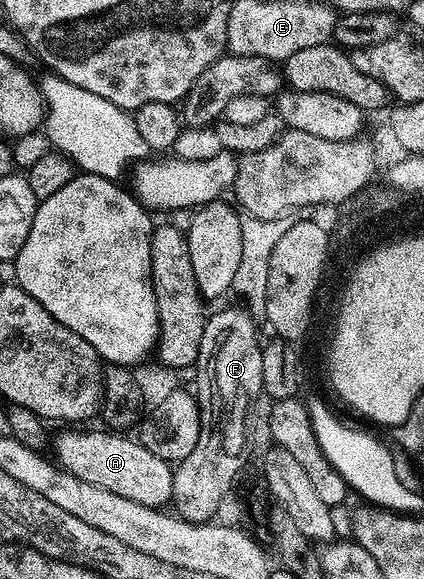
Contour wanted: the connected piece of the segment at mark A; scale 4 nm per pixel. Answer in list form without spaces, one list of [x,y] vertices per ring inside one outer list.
[[[109,430],[101,431],[62,432],[56,438],[54,436],[53,455],[62,469],[76,474],[76,478],[84,482],[92,482],[92,486],[104,486],[104,490],[112,490],[112,494],[120,494],[120,498],[132,498],[132,502],[153,508],[169,505],[174,468],[167,461],[156,458],[156,454],[152,454],[152,450],[145,448],[137,439]]]

